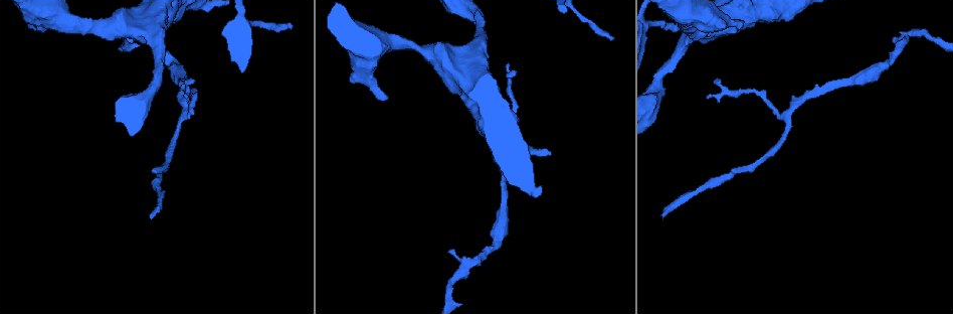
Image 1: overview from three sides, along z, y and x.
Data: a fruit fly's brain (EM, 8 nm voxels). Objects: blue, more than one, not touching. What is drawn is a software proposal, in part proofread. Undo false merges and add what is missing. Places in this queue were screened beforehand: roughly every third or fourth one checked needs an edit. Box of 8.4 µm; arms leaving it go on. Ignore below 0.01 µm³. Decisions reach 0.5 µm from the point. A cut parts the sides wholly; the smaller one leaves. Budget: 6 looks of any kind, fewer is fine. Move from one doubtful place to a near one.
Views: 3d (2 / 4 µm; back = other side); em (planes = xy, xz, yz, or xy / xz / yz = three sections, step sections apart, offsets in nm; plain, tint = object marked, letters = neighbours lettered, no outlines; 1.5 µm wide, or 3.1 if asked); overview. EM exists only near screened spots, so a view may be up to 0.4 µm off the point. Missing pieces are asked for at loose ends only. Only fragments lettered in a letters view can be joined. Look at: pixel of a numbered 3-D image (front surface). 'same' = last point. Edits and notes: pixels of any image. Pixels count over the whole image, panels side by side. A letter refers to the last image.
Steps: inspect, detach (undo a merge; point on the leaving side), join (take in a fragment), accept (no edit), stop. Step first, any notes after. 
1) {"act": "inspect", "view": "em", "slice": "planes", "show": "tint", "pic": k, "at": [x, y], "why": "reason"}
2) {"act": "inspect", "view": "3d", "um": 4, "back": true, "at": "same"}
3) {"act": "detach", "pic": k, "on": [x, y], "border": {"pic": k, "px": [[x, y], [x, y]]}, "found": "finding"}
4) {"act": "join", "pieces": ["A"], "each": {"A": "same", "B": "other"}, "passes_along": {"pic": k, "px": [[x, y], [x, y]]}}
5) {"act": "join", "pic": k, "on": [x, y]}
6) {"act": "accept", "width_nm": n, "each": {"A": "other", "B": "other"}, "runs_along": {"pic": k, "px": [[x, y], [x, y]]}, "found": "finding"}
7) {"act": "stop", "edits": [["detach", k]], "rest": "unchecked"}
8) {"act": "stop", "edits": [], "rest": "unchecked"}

{"act": "inspect", "view": "em", "slice": "planes", "show": "letters", "pic": 1, "at": [474, 124], "why": "free end"}

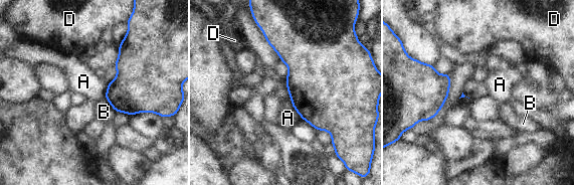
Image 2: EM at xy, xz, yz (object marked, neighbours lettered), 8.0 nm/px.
{"act": "accept", "each": {"A": "other", "B": "other", "D": "other"}, "border": {"pic": 2, "px": [[108, 82], [104, 97]]}, "found": "none of them fits"}

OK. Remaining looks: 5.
{"act": "inspect", "view": "3d", "um": 2, "pic": 1, "at": [662, 216]}

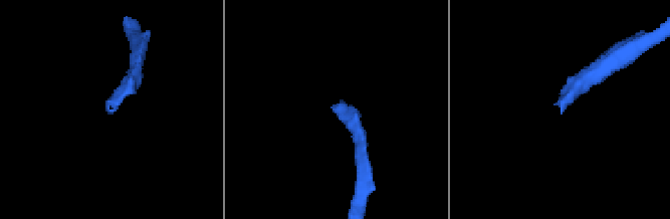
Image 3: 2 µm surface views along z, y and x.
{"act": "inspect", "view": "em", "slice": "xy", "step": 8, "show": "letters", "pic": 3, "at": [109, 113], "why": "need the tissue"}

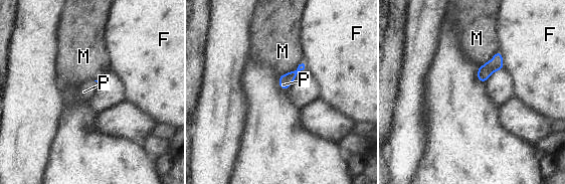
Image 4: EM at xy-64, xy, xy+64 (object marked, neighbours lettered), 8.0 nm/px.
{"act": "inspect", "view": "em", "slice": "planes", "show": "letters", "at": "same", "why": "another direction"}

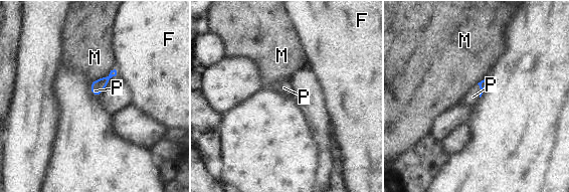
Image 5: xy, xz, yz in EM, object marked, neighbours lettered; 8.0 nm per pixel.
{"act": "join", "pieces": ["P"], "each": {"F": "other", "M": "other", "P": "same"}, "passes_along": {"pic": 5, "px": [[483, 83], [482, 90], [472, 97]]}, "found": "it goes on there"}

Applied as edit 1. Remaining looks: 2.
{"act": "stop", "edits": [["join", 5]], "rest": "unchecked"}

